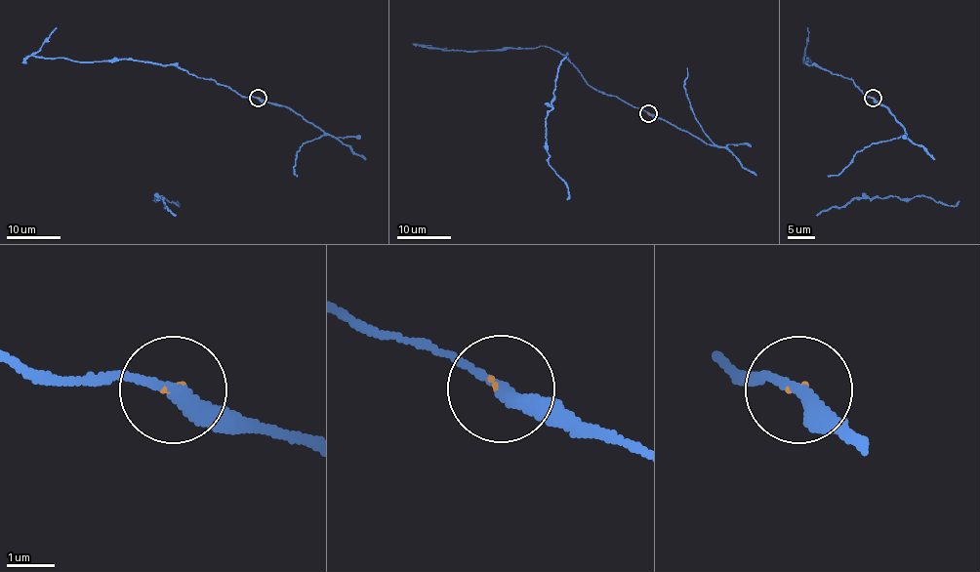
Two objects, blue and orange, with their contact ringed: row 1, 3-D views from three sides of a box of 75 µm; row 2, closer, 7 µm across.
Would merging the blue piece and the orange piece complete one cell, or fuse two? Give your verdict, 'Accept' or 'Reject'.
Reject

